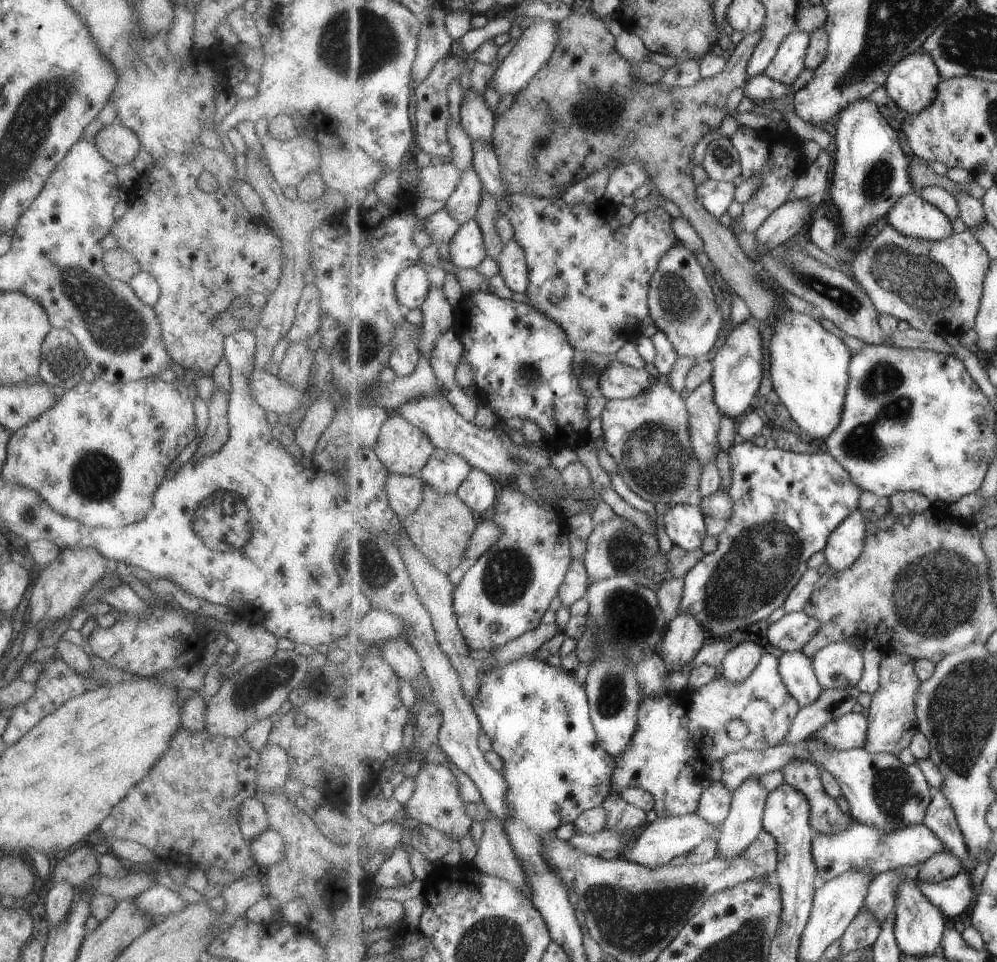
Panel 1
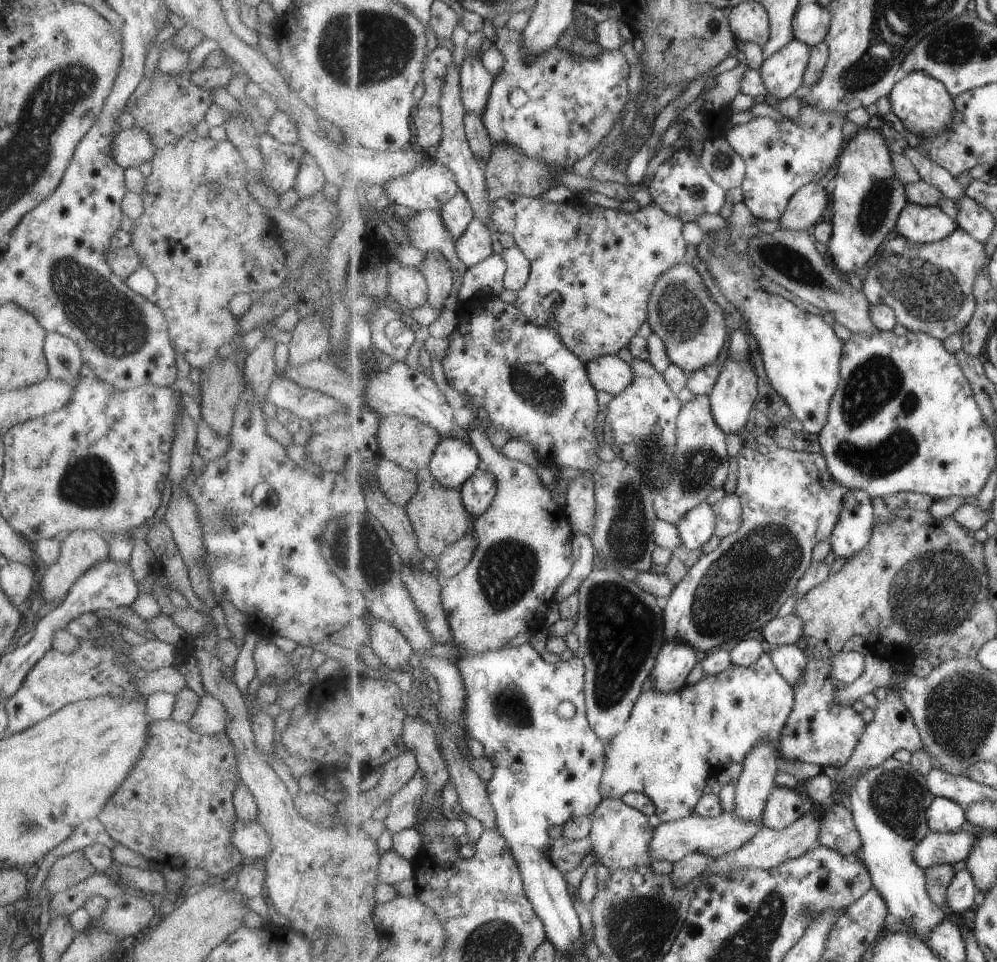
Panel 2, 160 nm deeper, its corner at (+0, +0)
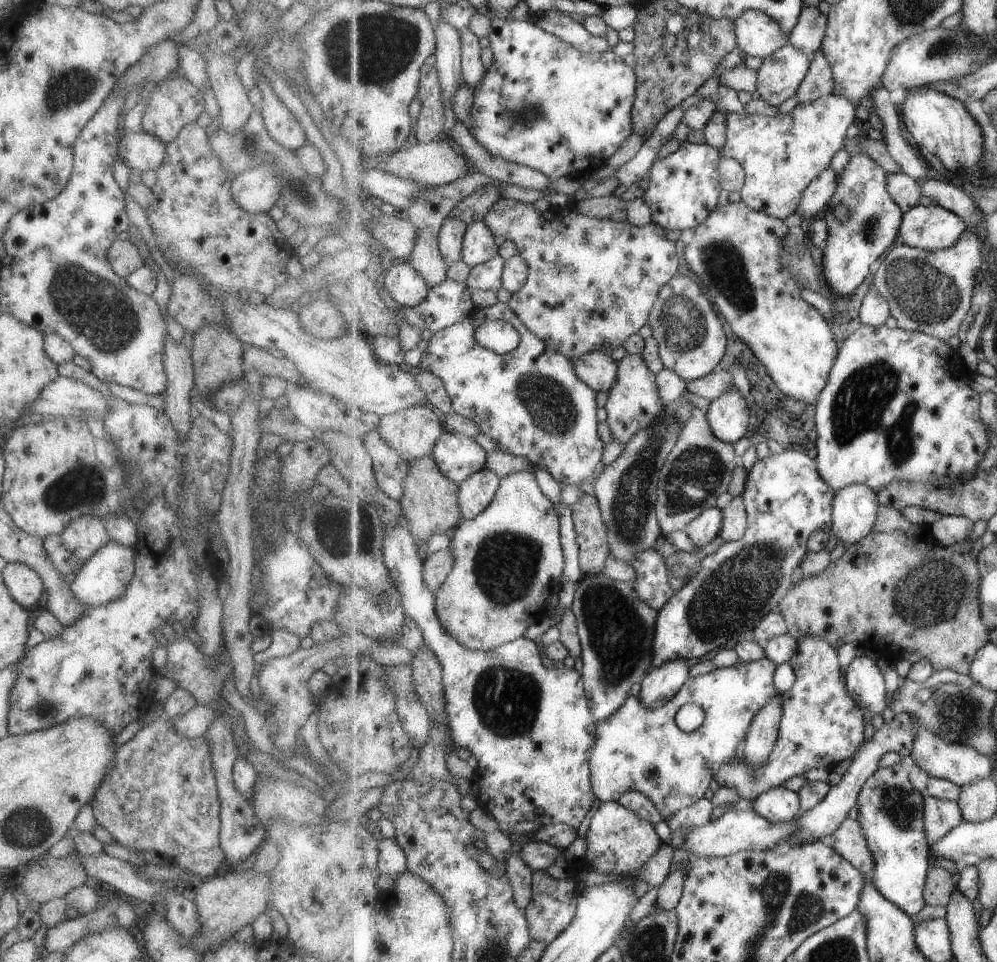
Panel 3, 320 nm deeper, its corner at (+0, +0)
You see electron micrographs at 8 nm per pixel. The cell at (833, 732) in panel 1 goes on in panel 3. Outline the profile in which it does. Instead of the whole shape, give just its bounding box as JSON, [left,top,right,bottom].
[715,635,865,803]

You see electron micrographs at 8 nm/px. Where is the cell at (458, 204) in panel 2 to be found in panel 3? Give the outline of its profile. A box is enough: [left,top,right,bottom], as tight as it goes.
[440,217,468,267]

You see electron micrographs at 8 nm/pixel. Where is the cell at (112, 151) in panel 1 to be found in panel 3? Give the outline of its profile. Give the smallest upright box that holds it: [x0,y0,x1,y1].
[117,130,165,170]

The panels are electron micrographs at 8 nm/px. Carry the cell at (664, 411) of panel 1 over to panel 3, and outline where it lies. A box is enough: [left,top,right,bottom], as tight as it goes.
[607,353,665,444]

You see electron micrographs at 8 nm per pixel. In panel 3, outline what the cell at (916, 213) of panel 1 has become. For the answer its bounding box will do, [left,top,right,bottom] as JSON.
[900,204,968,251]

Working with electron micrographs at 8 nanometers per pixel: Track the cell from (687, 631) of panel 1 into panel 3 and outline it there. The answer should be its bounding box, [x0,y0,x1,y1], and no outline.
[639,659,690,709]

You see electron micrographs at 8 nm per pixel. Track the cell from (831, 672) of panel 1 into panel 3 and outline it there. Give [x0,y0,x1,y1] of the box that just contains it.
[846,655,891,716]

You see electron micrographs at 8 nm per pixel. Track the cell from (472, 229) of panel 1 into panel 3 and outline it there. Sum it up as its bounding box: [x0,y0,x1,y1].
[462,221,500,267]

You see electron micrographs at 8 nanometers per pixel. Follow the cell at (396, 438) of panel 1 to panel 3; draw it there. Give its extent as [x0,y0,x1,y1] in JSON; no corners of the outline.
[374,404,445,462]

